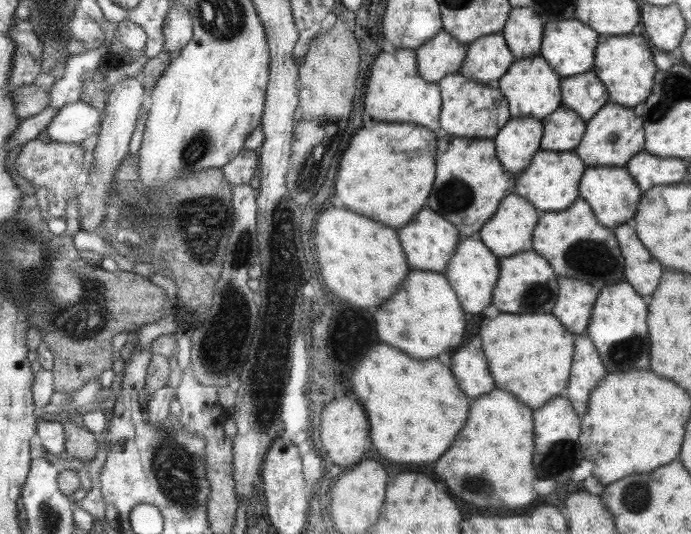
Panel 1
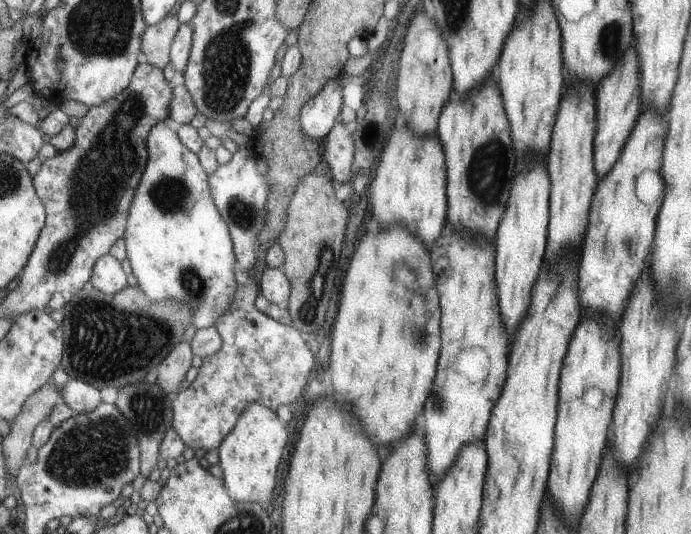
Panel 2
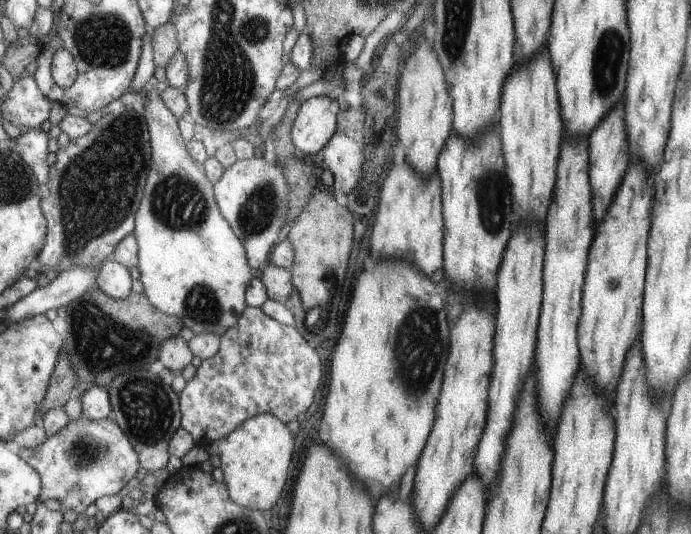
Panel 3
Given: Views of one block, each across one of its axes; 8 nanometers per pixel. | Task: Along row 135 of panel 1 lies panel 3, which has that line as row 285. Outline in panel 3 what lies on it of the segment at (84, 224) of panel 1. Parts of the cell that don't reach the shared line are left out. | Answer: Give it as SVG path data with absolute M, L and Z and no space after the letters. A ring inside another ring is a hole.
M105 260L95 276L97 289L111 298L127 298L131 290L131 276L126 266L113 260Z

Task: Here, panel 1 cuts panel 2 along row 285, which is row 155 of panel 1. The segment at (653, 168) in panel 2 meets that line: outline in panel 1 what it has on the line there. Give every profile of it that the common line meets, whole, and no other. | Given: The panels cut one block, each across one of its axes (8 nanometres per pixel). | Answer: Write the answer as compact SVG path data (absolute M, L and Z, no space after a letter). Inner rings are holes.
M607 102L599 108L597 114L587 120L582 140L574 148L574 152L587 167L624 167L631 156L643 152L645 147L645 125L639 116L631 112L631 108Z

